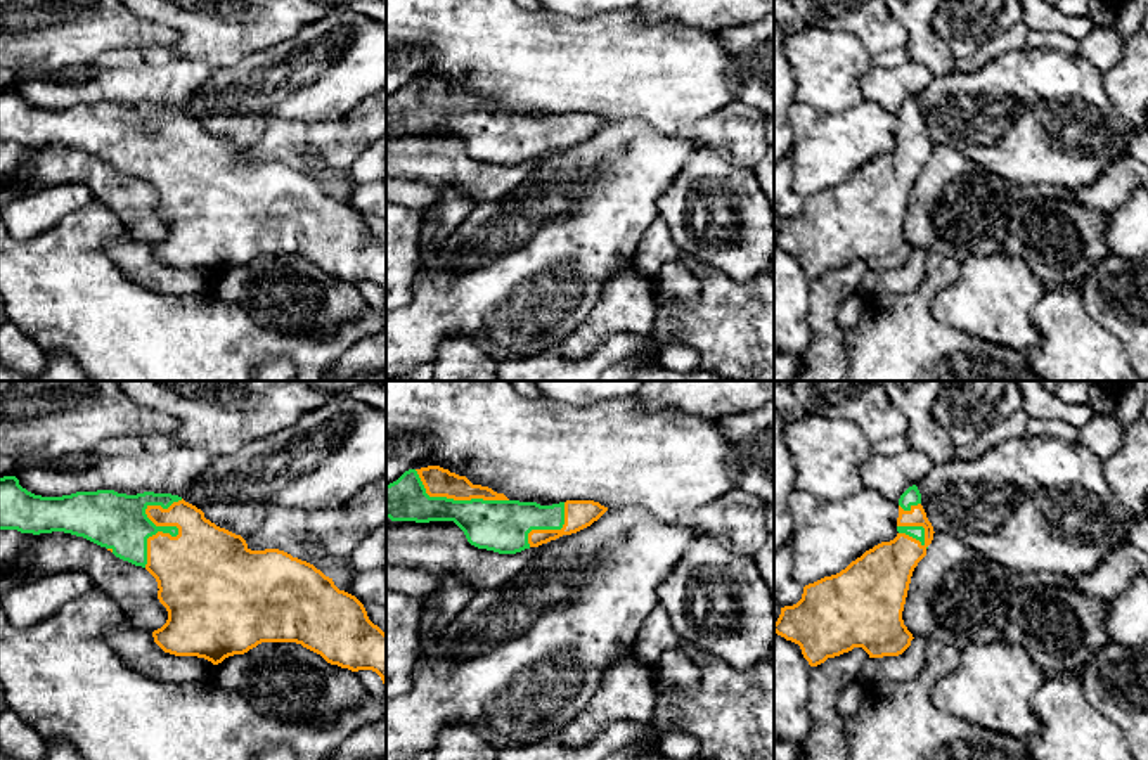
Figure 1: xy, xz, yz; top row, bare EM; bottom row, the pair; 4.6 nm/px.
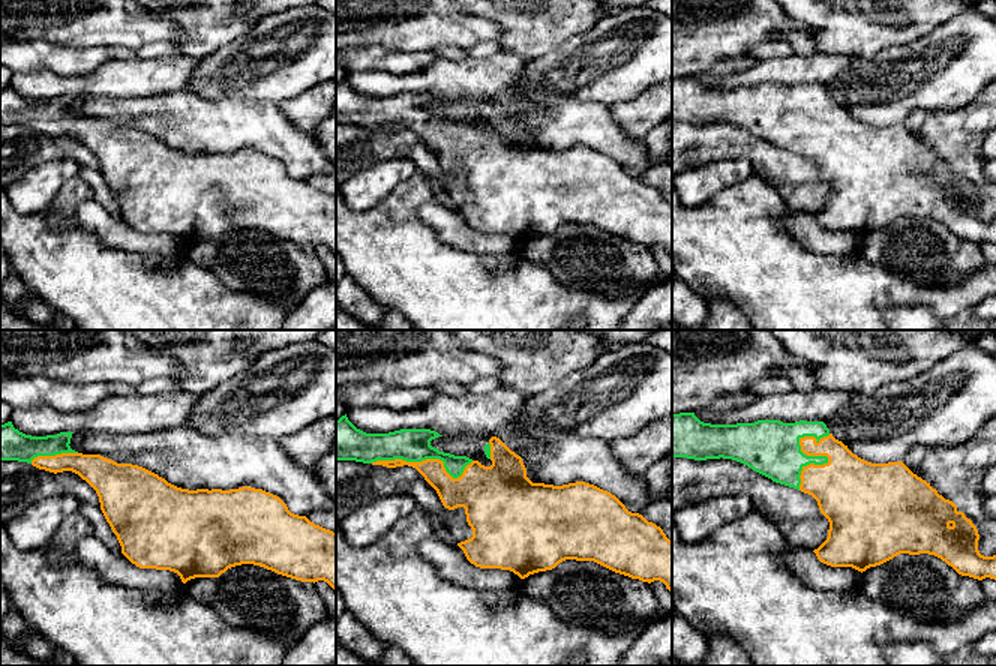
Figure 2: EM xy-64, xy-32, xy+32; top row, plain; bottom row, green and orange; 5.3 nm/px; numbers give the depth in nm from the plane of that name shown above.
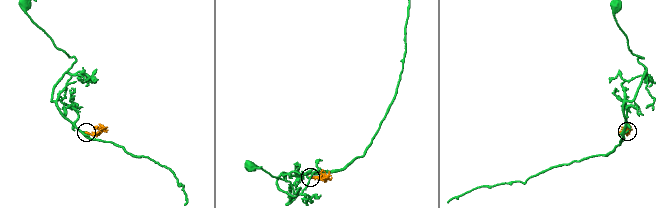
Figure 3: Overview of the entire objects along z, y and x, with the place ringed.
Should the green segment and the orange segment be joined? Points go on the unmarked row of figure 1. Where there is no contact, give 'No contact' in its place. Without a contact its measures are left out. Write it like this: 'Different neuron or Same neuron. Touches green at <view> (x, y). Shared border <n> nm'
Same neuron. Touches green at xy (172, 139). Shared border 360 nm

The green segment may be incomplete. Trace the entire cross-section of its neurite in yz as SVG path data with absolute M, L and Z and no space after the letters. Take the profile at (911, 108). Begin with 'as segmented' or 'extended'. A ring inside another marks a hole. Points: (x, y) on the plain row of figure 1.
extended | M916 97L899 111L897 144L893 152L866 163L840 185L805 197L797 216L781 220L774 244L798 256L810 279L854 260L862 260L869 270L883 270L899 268L911 258L914 249L904 237L902 223L913 184L926 168L935 145Z

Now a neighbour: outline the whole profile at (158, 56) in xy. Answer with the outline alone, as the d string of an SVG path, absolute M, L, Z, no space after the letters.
M151 47L142 52L145 64L164 66L180 61L170 47Z

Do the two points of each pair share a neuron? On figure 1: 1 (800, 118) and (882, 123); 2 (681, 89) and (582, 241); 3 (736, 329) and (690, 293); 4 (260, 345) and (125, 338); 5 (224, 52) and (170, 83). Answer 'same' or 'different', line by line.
1: same
2: different
3: different
4: same
5: different

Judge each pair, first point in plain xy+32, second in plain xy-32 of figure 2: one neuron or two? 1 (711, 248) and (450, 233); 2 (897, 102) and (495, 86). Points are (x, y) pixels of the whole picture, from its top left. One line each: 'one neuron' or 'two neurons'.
1: two neurons
2: two neurons

